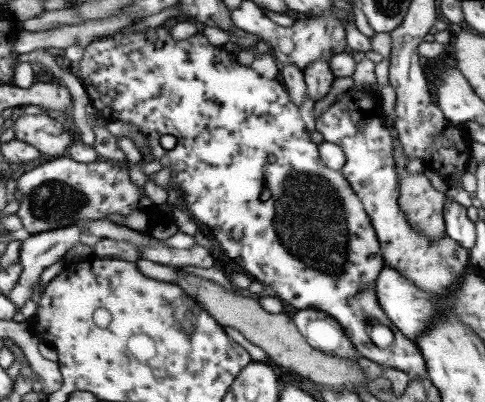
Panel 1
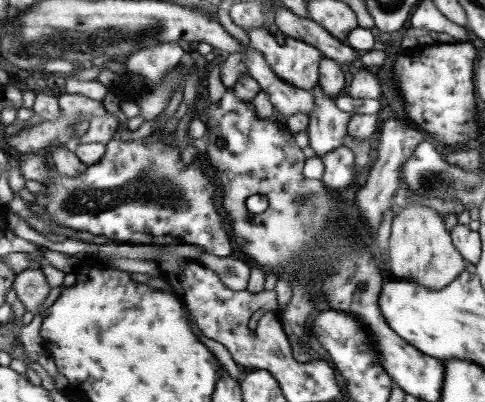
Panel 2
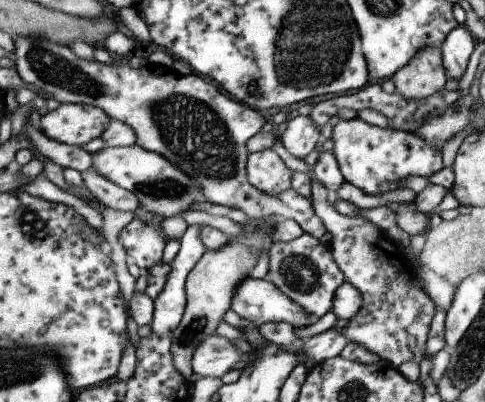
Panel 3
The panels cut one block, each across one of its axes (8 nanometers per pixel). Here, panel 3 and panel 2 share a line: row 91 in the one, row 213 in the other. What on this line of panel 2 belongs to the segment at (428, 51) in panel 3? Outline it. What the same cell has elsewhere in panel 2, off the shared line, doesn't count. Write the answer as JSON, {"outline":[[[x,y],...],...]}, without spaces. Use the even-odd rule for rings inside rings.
{"outline":[[[411,202],[403,206],[391,224],[389,238],[389,260],[391,260],[391,278],[401,278],[407,282],[419,282],[433,290],[441,290],[441,286],[449,286],[463,270],[467,270],[469,260],[455,250],[445,230],[443,218],[425,204]]]}

